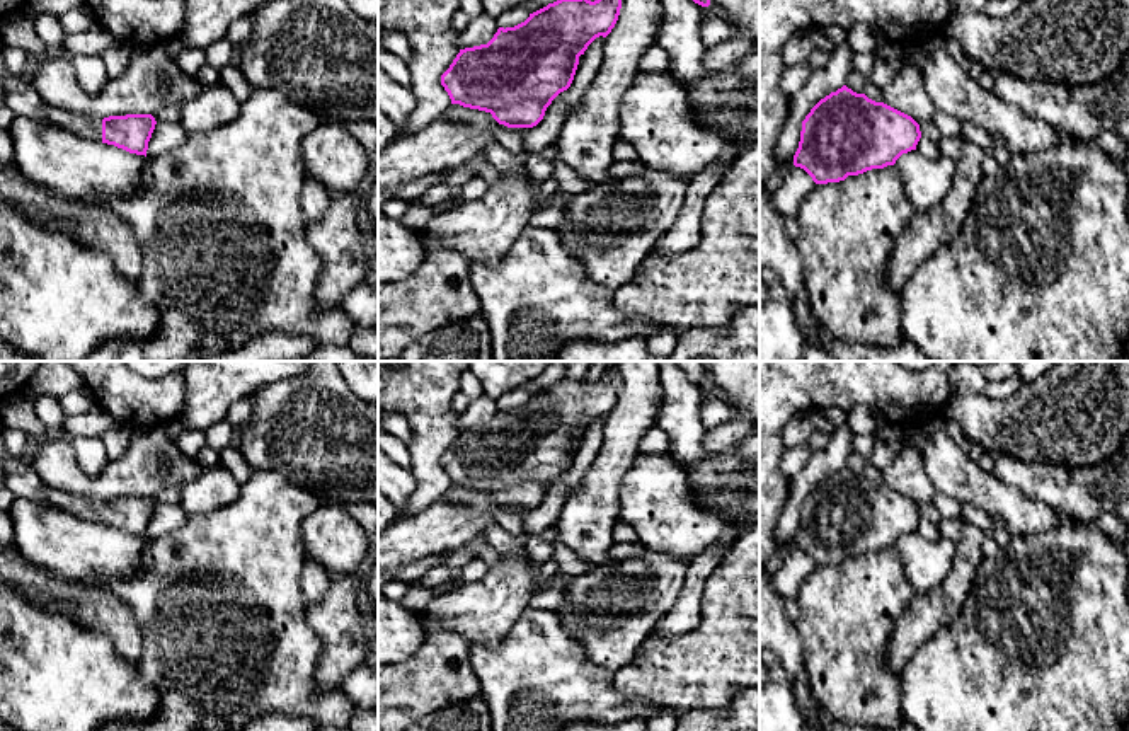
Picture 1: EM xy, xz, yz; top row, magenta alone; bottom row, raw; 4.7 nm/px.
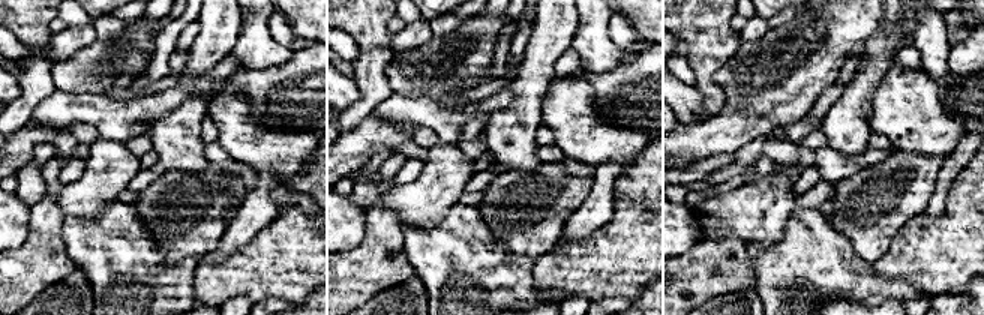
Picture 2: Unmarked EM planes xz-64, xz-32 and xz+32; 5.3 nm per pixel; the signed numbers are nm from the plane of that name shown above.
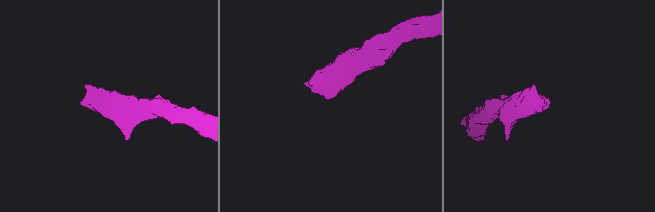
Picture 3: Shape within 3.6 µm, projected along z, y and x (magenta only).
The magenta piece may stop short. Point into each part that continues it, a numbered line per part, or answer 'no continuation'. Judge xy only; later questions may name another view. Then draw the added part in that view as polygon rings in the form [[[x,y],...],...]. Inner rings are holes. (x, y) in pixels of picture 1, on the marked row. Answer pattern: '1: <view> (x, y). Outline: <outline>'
1: xy (89, 126). Outline: [[[48,104],[43,106],[43,114],[46,124],[65,130],[85,140],[102,141],[104,118],[85,112],[61,111]]]

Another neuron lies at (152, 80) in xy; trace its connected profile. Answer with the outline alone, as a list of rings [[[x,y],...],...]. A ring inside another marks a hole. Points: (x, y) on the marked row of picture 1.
[[[163,44],[135,48],[126,73],[107,78],[99,94],[87,94],[72,61],[58,56],[41,66],[31,85],[51,107],[99,118],[152,114],[163,106],[182,107],[203,89],[196,75],[186,75],[174,63]]]

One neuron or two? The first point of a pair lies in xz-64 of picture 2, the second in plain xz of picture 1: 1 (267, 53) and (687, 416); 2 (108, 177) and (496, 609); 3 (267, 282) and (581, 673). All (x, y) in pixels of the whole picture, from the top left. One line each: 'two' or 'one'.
1: one
2: one
3: two

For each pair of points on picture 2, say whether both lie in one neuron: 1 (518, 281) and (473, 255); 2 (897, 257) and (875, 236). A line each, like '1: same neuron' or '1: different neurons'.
1: same neuron
2: different neurons

